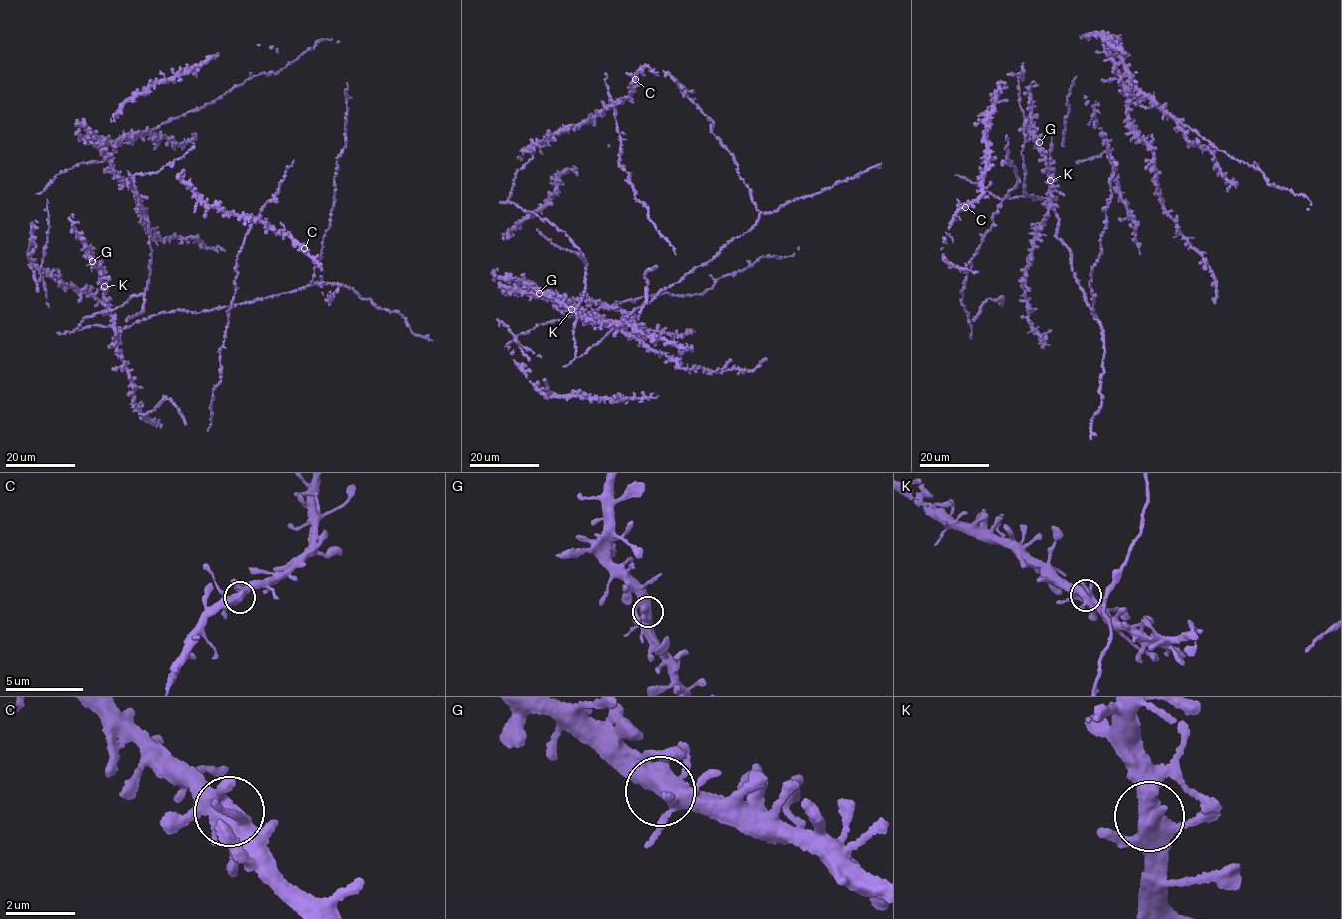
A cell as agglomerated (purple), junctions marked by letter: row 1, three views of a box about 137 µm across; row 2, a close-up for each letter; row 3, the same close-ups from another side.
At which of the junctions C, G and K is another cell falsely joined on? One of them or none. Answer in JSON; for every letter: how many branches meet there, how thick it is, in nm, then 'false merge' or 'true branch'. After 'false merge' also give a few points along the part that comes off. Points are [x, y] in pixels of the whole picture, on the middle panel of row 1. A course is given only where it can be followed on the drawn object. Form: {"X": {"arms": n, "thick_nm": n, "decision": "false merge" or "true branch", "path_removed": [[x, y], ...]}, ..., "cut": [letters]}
{"C": {"arms": 6, "thick_nm": 460, "decision": "true branch"}, "G": {"arms": 6, "thick_nm": 440, "decision": "true branch"}, "K": {"arms": 6, "thick_nm": 460, "decision": "true branch"}, "cut": []}

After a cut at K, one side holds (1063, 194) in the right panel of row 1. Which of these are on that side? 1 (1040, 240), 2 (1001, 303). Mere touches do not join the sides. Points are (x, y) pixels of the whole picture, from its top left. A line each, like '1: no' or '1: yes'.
1: yes
2: no

